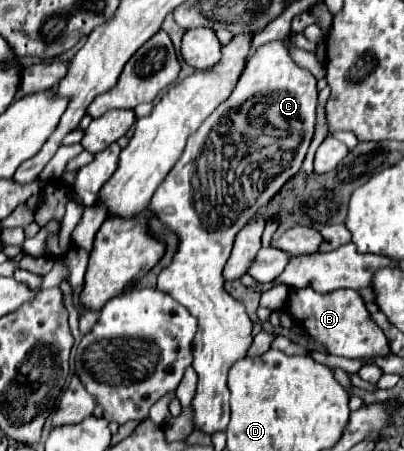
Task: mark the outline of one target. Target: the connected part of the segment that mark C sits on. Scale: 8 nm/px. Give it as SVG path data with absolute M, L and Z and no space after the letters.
M272 41L262 45L256 55L248 59L230 97L216 107L216 111L200 125L194 135L190 135L182 157L172 167L166 181L158 187L154 199L150 201L152 215L162 221L166 229L174 231L180 239L172 263L162 271L162 275L158 275L158 289L172 295L198 319L198 333L192 343L192 367L198 373L198 389L192 407L194 425L208 435L224 431L228 425L230 391L226 385L226 373L230 365L246 357L246 351L252 343L252 321L248 319L244 305L224 291L222 269L230 257L238 231L254 217L262 203L268 203L282 189L282 183L286 183L290 175L296 175L300 171L310 141L314 137L316 105L316 77L308 69L302 69L292 61L284 43Z

